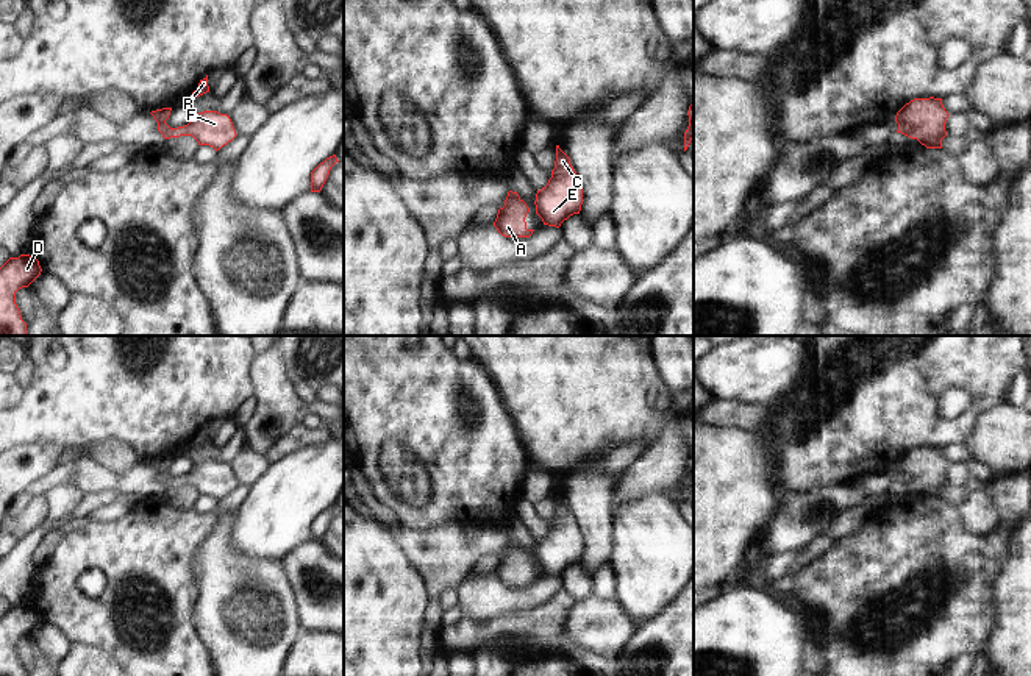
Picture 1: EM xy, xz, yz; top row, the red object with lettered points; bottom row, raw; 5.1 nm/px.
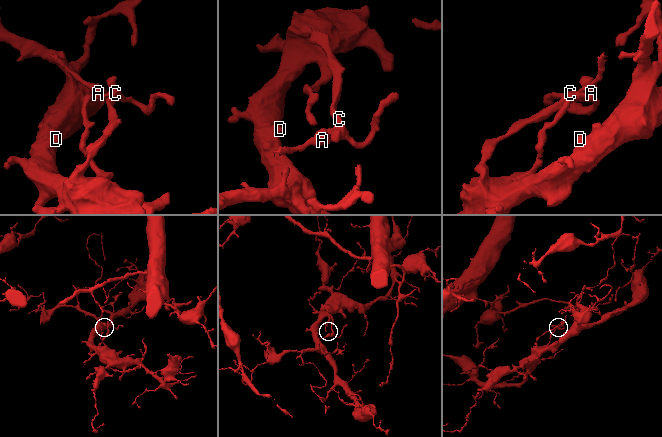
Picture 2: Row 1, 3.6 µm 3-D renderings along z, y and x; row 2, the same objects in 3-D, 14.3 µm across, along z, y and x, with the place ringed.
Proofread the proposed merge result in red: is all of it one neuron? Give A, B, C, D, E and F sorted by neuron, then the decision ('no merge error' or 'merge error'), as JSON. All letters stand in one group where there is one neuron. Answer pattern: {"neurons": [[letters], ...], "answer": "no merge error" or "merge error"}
{"neurons": [["A"], ["B", "C", "D", "E", "F"]], "answer": "merge error"}

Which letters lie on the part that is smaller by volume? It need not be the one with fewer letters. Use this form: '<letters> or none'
A

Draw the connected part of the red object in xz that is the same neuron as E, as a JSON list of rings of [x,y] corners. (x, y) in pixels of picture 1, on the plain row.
[[[556,495],[556,511],[547,535],[536,543],[536,564],[544,575],[559,578],[564,570],[580,564],[583,539],[569,506]]]

